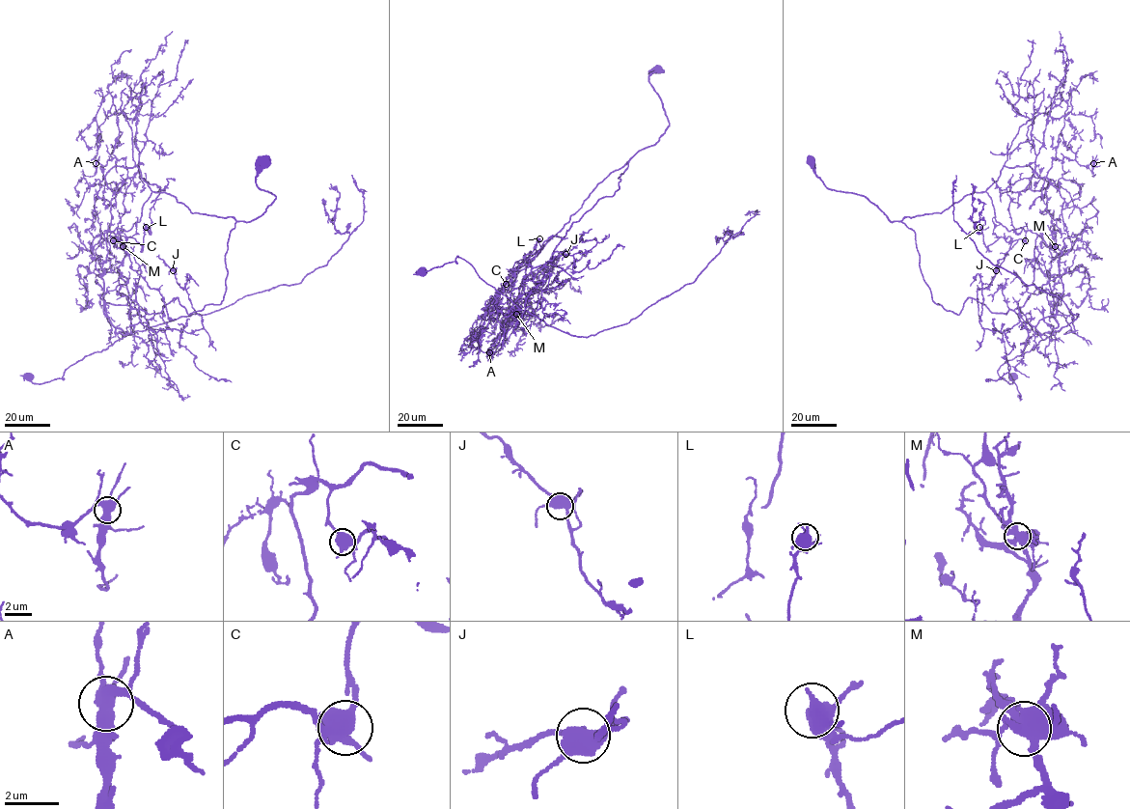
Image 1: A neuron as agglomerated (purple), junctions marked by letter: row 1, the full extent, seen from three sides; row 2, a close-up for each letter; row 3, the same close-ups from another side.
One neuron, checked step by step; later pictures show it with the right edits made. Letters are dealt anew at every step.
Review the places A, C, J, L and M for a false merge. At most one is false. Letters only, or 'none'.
M

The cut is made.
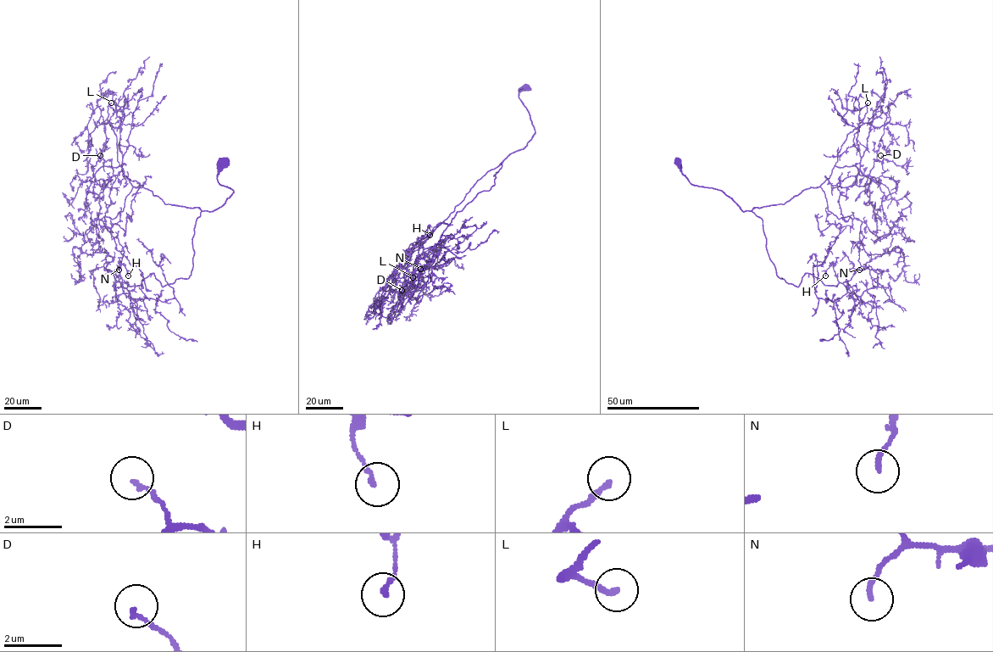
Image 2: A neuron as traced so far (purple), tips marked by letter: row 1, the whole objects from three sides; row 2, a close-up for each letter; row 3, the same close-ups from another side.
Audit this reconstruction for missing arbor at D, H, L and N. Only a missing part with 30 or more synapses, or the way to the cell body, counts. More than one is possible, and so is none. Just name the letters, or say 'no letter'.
L

